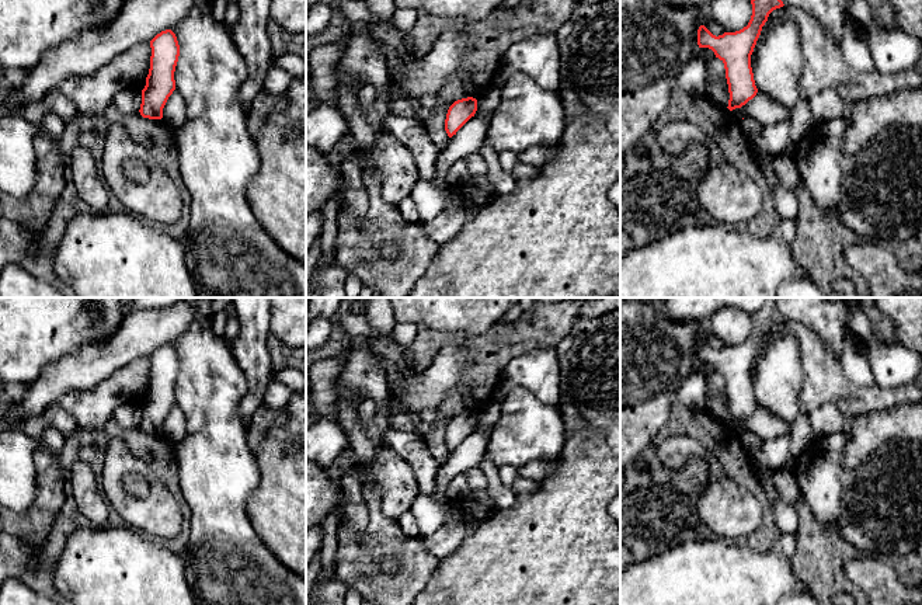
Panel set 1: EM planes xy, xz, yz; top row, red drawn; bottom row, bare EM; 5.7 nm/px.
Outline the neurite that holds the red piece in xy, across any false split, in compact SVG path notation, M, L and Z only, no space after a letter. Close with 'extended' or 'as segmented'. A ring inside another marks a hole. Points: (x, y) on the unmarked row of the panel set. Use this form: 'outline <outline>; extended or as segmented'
outline M171 344L161 345L150 355L152 371L146 400L142 404L140 430L161 434L163 423L175 404L174 386L180 359Z; as segmented

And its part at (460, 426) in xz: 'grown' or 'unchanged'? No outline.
unchanged

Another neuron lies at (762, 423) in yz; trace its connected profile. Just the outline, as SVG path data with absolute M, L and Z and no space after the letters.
M756 407L756 410L749 414L741 423L731 425L738 434L754 432L763 441L782 437L790 432L790 424L782 418L773 415L770 411Z

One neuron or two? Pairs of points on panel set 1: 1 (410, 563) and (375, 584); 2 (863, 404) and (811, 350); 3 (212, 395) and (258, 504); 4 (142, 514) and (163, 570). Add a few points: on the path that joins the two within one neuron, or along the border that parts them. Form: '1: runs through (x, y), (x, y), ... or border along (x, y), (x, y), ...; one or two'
1: runs through (402, 566), (392, 567), (383, 576); one
2: runs through (849, 395), (820, 364); one
3: border along (257, 459), (260, 480), (247, 501), (253, 525); two
4: border along (127, 524), (160, 541); two

